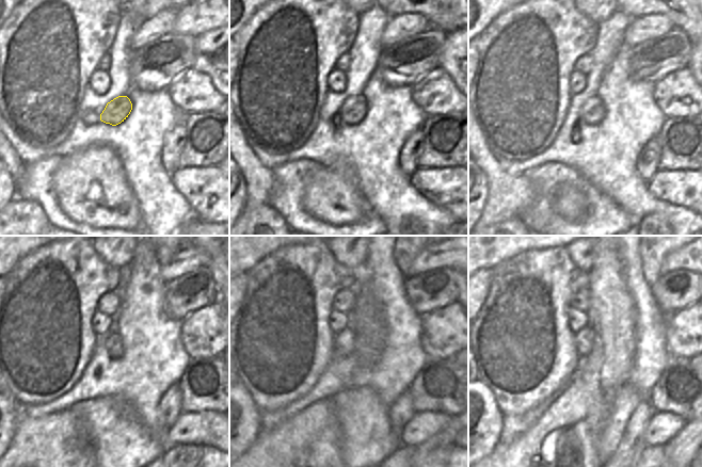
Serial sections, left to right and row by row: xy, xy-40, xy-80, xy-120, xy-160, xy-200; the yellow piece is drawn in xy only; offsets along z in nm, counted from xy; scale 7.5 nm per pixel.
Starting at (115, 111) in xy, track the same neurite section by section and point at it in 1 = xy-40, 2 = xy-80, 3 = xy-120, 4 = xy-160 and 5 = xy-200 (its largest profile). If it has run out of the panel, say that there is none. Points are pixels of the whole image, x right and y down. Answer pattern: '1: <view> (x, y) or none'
1: xy-40 (353, 111)
2: xy-80 (592, 111)
3: xy-120 (113, 344)
4: xy-160 (345, 339)
5: xy-200 (584, 339)

